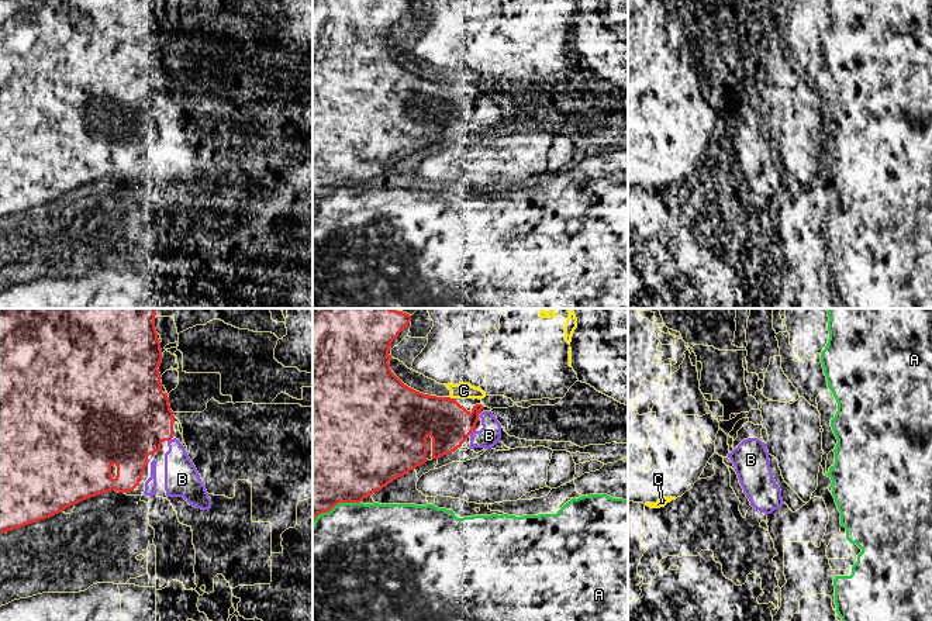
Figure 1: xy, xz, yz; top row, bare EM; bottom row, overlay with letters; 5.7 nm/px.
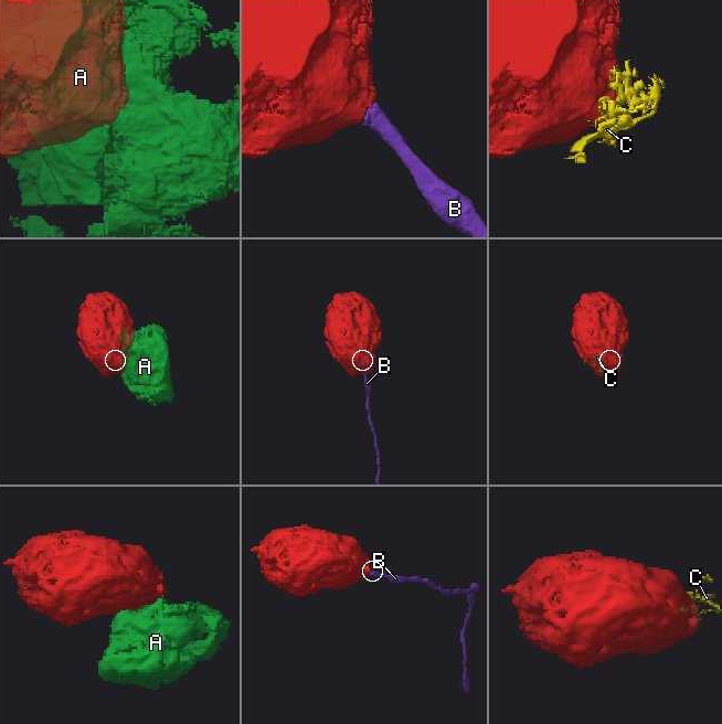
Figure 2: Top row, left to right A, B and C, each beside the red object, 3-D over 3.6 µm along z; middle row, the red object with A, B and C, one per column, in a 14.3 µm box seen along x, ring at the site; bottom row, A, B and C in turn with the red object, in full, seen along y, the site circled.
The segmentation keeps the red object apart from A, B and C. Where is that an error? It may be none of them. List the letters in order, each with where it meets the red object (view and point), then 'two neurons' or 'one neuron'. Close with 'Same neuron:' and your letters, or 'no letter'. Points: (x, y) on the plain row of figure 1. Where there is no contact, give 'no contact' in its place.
A: contact xz (334, 190); two neurons
B: contact xz (472, 114); one neuron
C: contact xz (452, 83); two neurons
Same neuron: B

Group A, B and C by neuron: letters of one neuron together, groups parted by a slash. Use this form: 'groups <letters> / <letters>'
groups A / B / C

